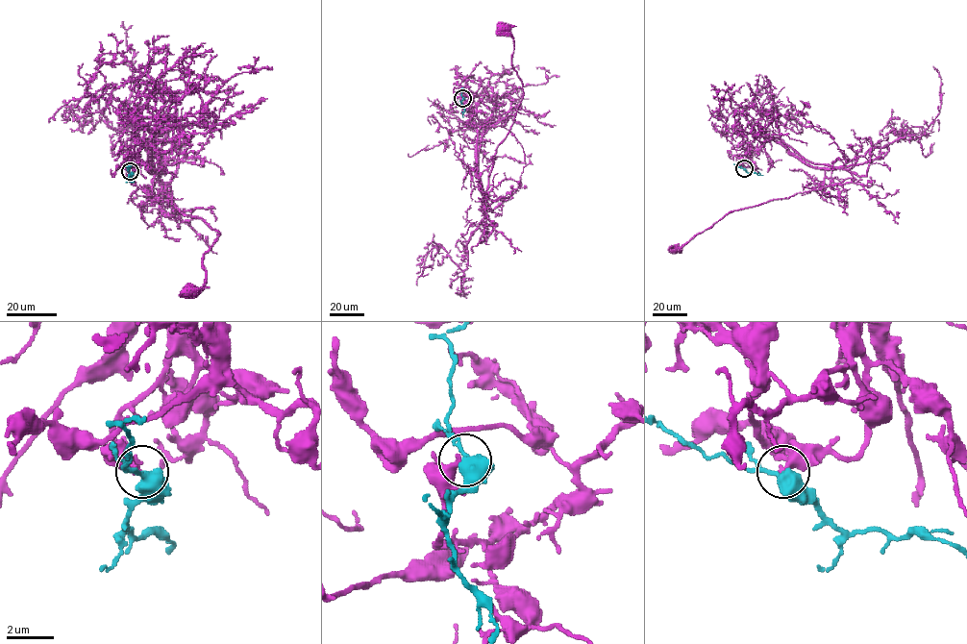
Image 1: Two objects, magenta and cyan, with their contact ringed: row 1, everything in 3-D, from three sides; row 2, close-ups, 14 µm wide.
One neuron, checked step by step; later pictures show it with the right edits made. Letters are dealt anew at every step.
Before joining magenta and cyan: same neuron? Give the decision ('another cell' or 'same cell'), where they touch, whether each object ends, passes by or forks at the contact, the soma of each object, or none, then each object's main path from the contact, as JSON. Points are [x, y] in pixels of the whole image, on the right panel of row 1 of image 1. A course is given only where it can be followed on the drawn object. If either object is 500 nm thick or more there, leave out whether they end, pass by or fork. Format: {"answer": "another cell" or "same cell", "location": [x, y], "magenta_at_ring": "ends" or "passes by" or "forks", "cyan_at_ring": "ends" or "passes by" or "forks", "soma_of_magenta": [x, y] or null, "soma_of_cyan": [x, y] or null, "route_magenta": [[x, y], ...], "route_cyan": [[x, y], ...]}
{"answer": "same cell", "location": [744, 168], "magenta_at_ring": "ends", "cyan_at_ring": "passes by", "soma_of_magenta": [674, 248], "soma_of_cyan": null, "route_magenta": [[744, 168], [750, 165], [752, 151], [769, 138], [842, 185], [730, 210], [675, 247]], "route_cyan": [[744, 168], [748, 172], [762, 175]]}

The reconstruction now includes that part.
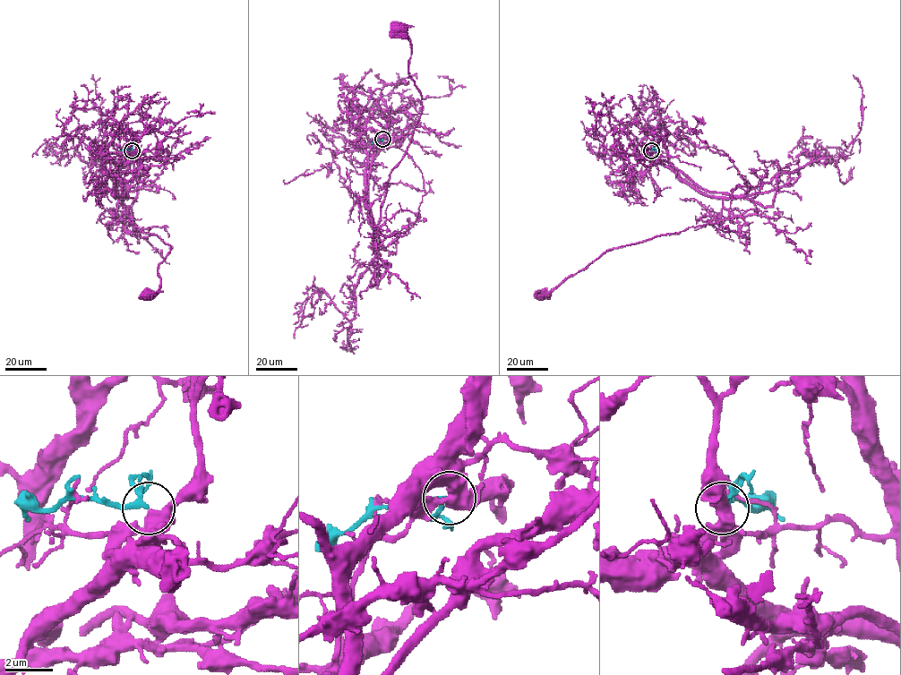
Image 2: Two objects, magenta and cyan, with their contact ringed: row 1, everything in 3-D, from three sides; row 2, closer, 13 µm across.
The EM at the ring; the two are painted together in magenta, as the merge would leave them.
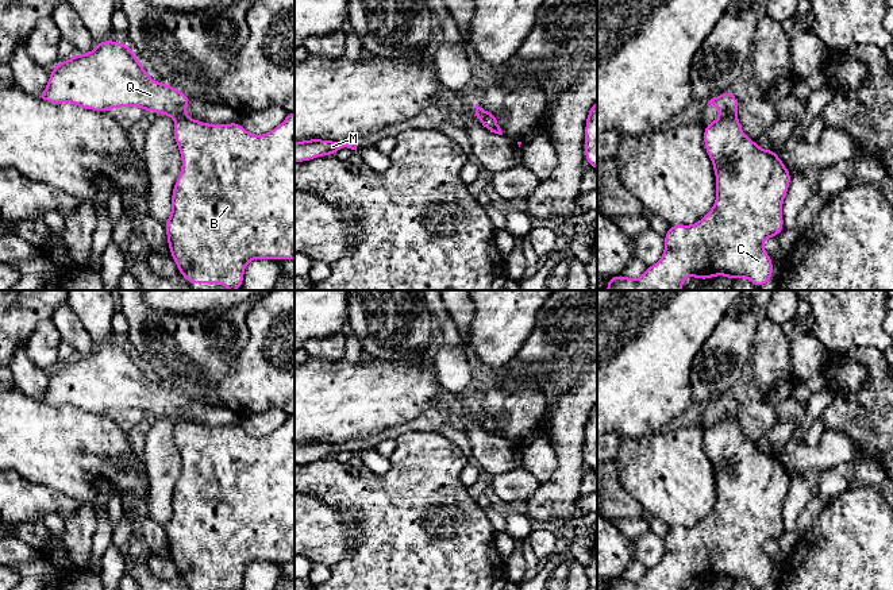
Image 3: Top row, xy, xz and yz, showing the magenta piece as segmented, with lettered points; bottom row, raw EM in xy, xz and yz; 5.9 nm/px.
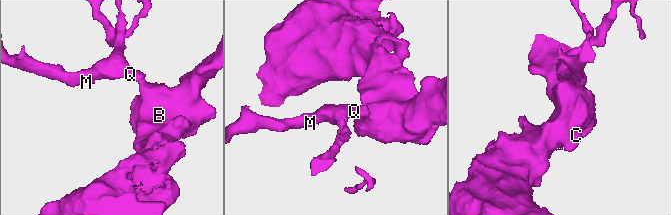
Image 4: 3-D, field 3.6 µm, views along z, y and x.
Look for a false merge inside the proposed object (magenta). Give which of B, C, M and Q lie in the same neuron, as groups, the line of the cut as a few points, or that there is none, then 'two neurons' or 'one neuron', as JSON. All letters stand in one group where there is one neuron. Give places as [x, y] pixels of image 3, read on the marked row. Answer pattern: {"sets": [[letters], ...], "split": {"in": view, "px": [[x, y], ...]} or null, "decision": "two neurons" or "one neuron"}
{"sets": [["B", "C"], ["M", "Q"]], "split": {"in": "yz", "px": [[735, 114], [727, 114], [720, 118]]}, "decision": "two neurons"}

